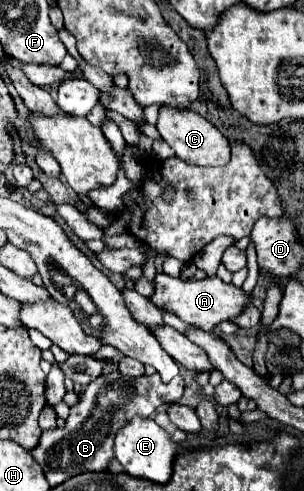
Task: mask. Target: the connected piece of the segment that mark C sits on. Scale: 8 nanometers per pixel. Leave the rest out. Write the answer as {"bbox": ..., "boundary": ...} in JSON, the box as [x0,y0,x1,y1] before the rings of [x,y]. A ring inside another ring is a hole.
{"bbox":[156,105,230,167],"boundary":[[[160,105],[156,129],[158,129],[160,137],[174,149],[176,157],[190,165],[208,167],[208,165],[226,165],[228,163],[228,157],[230,157],[228,139],[210,121],[206,121],[202,115],[198,115],[190,109],[176,109],[170,105]]]}

